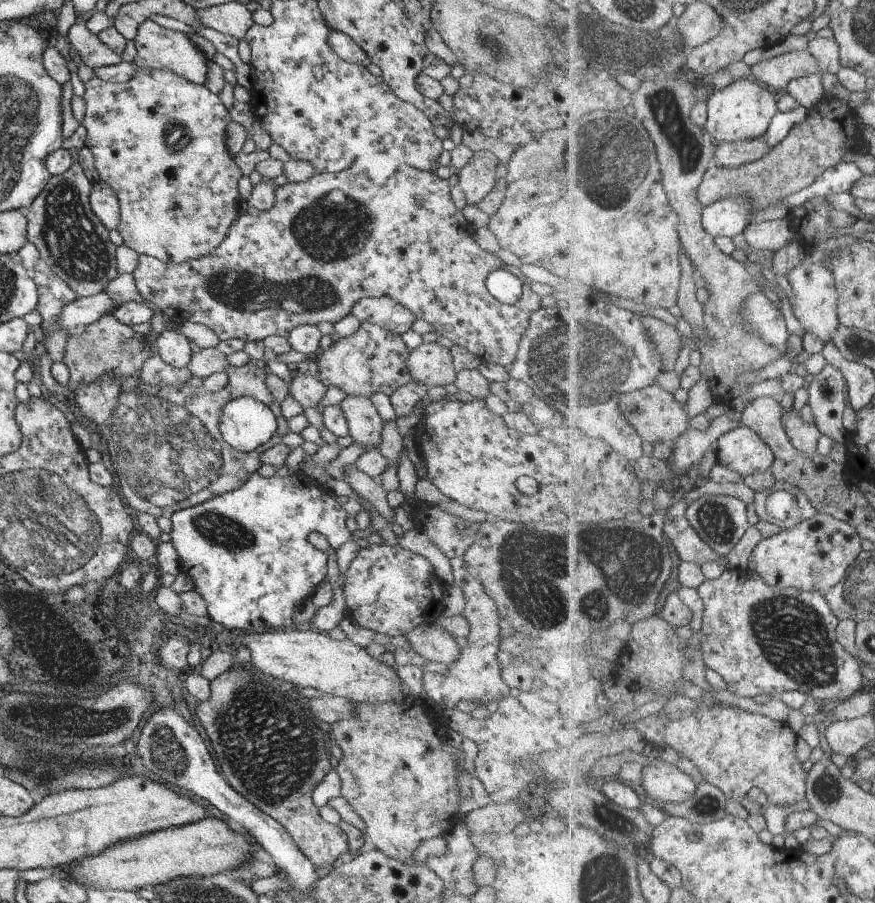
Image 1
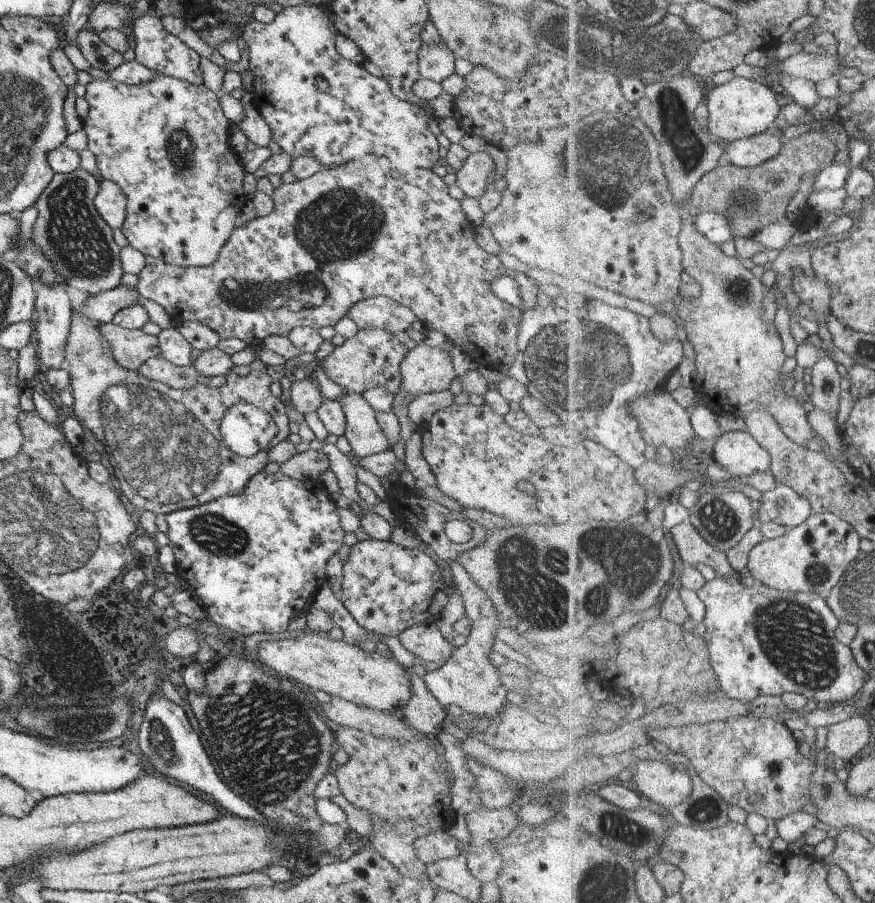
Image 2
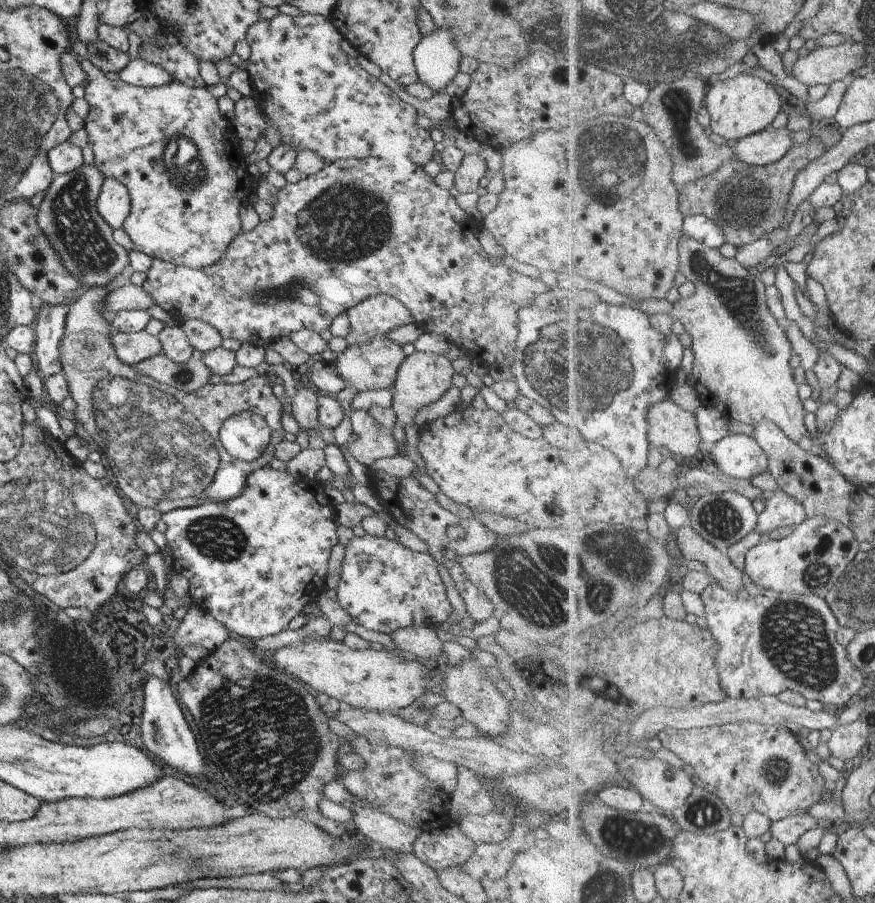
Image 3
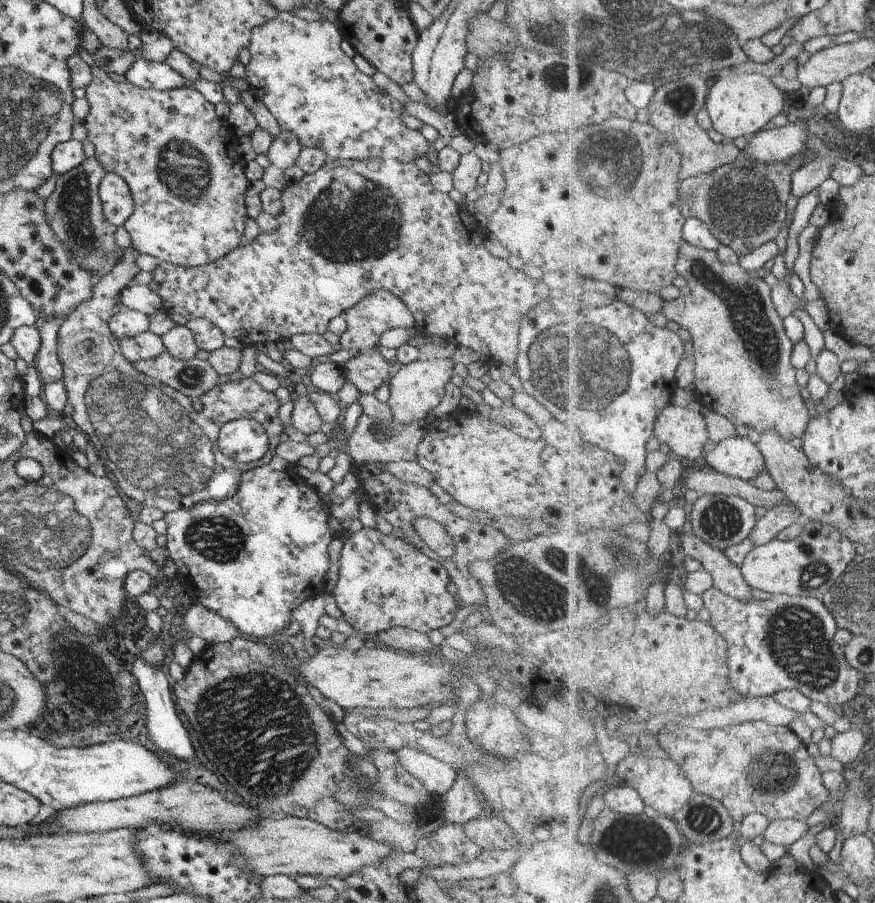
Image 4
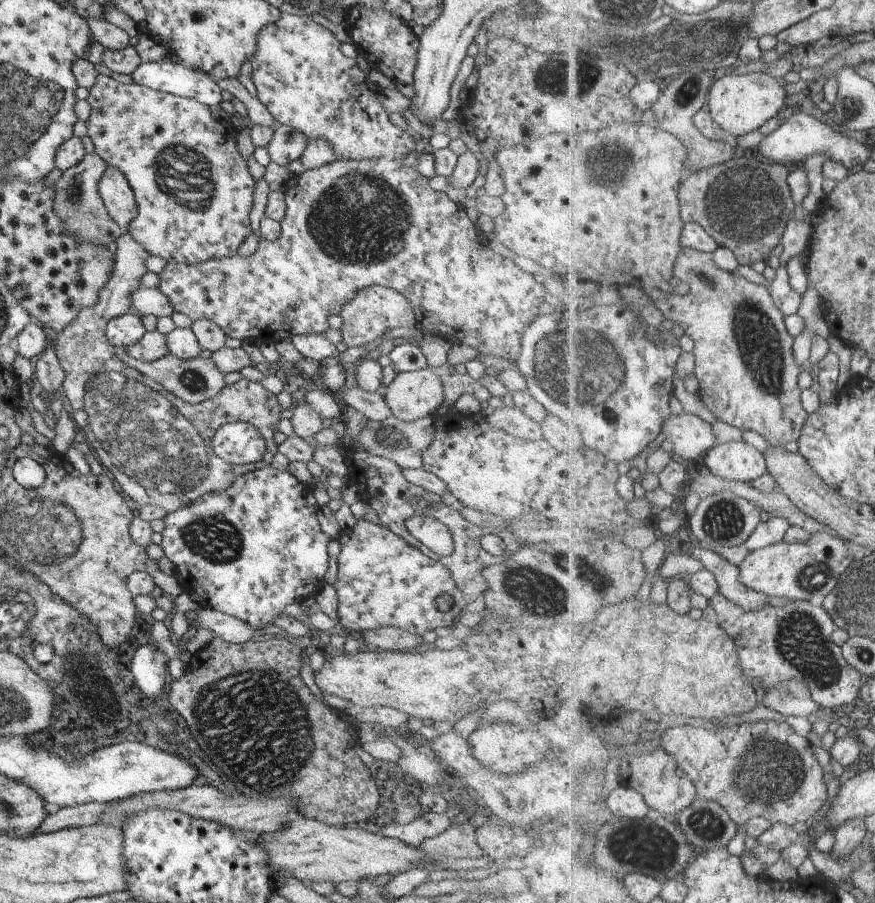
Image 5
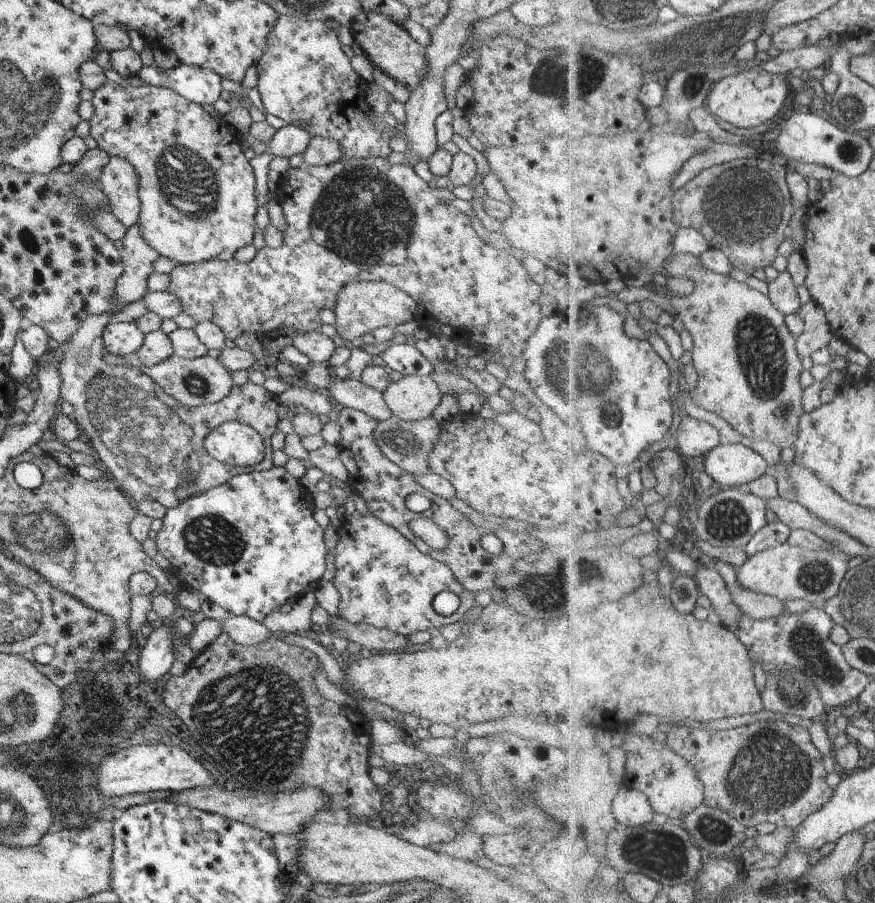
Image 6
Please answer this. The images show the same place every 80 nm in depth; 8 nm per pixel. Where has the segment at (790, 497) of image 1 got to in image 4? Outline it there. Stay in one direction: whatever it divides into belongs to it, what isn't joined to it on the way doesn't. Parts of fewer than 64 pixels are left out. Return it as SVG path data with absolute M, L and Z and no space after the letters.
M793 504L779 505L767 510L765 515L758 520L750 538L755 547L766 545L777 538L777 534L791 527L795 522L797 522L797 510L793 508Z

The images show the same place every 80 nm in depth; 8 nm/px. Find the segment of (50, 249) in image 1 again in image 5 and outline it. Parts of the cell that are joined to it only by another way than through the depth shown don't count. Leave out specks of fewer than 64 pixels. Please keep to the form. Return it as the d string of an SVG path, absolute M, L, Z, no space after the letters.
M92 151L85 153L83 158L72 167L66 168L54 182L54 213L64 224L64 233L71 233L76 239L94 245L106 245L113 242L124 230L111 220L105 210L101 197L97 192L97 183L106 169L105 161Z

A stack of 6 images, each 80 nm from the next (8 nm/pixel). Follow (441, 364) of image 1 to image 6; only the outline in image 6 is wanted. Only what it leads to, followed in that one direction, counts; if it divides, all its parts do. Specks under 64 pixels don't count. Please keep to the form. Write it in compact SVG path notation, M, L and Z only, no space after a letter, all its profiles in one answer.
M405 375L396 382L390 381L387 388L382 392L382 397L392 415L407 422L420 421L431 416L431 412L439 404L441 394L437 389L436 382L437 380L433 375Z

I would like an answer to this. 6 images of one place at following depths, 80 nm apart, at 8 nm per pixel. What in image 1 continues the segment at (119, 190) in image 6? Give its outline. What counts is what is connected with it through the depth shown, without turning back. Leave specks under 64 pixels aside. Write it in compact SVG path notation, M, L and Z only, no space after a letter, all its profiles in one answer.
M101 181L93 184L89 197L89 206L95 218L109 231L115 229L119 222L119 206L115 192L104 185Z

